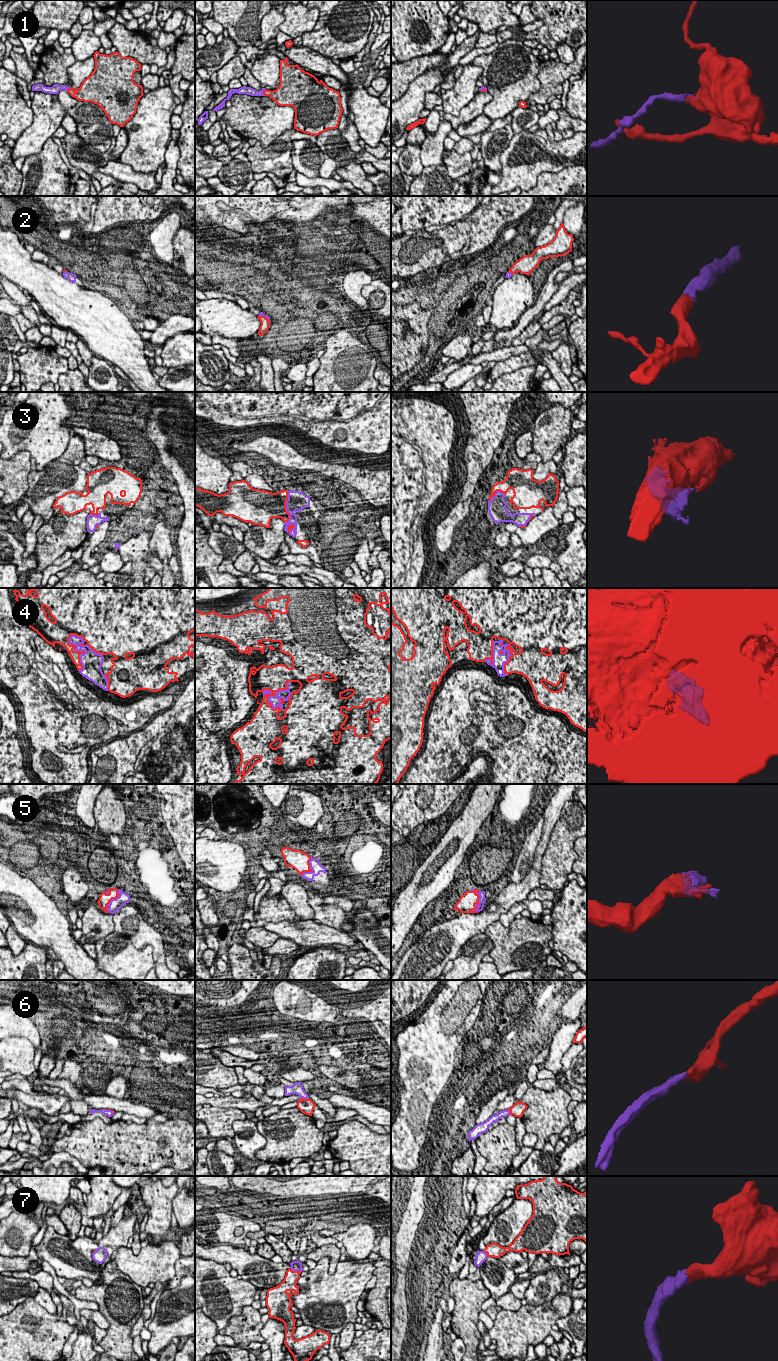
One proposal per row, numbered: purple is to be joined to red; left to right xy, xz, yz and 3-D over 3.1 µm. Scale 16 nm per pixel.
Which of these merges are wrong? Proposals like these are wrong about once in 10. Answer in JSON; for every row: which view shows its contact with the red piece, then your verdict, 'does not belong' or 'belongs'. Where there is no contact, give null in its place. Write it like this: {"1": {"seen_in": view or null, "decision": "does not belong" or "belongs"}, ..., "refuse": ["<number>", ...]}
{"1": {"seen_in": "xz", "decision": "belongs"}, "2": {"seen_in": "xz", "decision": "belongs"}, "3": {"seen_in": "xz", "decision": "belongs"}, "4": {"seen_in": "xz", "decision": "belongs"}, "5": {"seen_in": "yz", "decision": "belongs"}, "6": {"seen_in": "xz", "decision": "belongs"}, "7": {"seen_in": "xz", "decision": "belongs"}, "refuse": []}

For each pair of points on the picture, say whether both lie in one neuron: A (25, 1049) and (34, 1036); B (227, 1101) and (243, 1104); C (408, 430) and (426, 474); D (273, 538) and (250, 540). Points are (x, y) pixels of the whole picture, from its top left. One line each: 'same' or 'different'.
A: different
B: same
C: same
D: same

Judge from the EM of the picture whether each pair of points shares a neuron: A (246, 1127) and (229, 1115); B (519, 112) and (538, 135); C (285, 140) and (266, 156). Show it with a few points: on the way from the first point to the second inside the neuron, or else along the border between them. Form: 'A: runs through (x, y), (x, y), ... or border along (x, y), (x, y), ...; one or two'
A: border along (247, 1118), (235, 1120), (233, 1122), (233, 1131); two
B: border along (527, 128), (514, 134); two
C: runs through (280, 145), (271, 154); one

